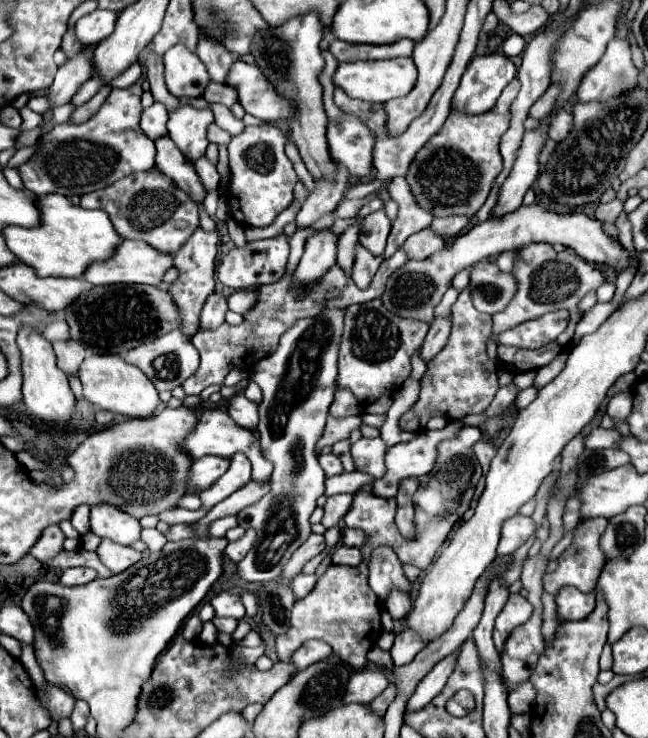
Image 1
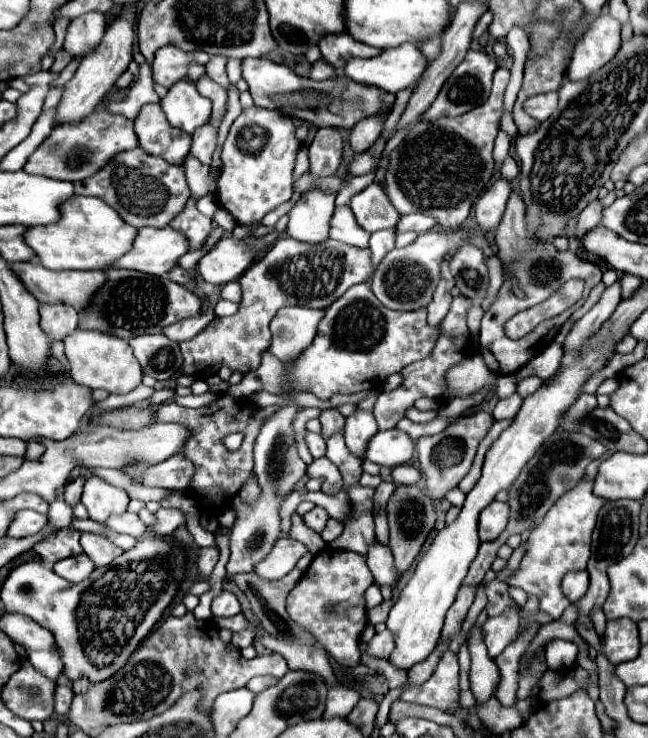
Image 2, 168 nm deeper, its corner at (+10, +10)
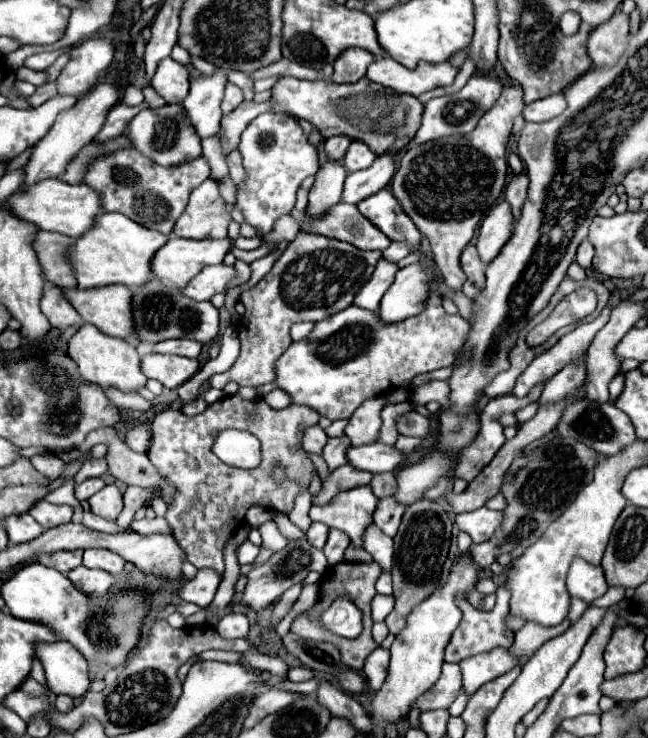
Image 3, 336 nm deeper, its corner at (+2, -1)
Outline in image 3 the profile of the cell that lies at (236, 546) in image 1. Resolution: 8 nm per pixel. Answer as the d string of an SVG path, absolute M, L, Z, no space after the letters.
M205 568L205 570L199 570L193 580L185 582L185 584L177 590L177 594L179 594L181 600L193 602L193 604L205 608L205 606L209 606L209 602L213 600L215 592L217 592L217 586L219 586L219 580L221 580L221 578L219 578L217 572Z

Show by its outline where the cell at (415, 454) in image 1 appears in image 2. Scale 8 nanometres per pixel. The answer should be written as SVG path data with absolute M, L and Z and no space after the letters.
M389 429L389 431L377 431L367 447L369 461L381 465L381 467L397 467L411 461L415 453L415 441L403 433L401 429Z

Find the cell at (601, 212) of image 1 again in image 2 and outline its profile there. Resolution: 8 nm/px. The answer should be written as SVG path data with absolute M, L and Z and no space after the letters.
M599 199L591 201L591 203L581 211L579 221L577 221L577 229L573 231L573 235L575 235L575 237L579 237L581 233L585 233L585 231L589 231L589 229L597 227L597 225L599 225L599 221L601 221L601 211L603 211L601 201L599 201Z

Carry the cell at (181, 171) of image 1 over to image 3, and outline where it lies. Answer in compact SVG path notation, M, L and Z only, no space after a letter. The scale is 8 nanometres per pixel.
M167 104L161 108L145 108L131 122L125 132L131 144L141 150L141 154L149 156L153 162L161 166L177 166L187 160L195 160L201 156L201 138L195 128L189 124L185 110L179 104Z

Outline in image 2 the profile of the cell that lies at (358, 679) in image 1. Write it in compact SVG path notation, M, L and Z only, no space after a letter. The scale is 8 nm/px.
M335 683L329 687L327 709L325 709L323 717L347 717L359 699L361 699L361 695L357 689L345 687L343 683Z

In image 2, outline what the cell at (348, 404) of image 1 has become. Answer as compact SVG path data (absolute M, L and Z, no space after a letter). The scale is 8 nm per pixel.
M325 409L321 415L319 415L319 421L321 421L321 427L323 427L323 437L327 439L329 435L337 433L339 429L343 429L345 425L345 417L339 413L339 409Z

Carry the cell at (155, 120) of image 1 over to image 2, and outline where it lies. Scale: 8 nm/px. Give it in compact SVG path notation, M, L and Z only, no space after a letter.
M143 63L139 67L139 77L131 83L131 87L121 89L113 97L109 97L107 109L127 119L135 119L141 107L147 103L159 103L159 95L155 93L155 81L151 77L151 67L149 63Z

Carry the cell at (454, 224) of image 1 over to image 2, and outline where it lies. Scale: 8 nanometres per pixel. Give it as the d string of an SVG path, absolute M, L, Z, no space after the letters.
M411 213L411 215L403 215L397 223L397 233L401 231L417 231L417 233L423 233L423 231L429 231L437 225L437 219L429 217L429 215L423 215L423 213Z

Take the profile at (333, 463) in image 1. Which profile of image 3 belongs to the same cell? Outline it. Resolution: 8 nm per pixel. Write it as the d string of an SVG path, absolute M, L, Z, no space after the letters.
M319 424L305 428L305 436L301 438L301 444L303 444L303 448L305 448L307 452L321 454L321 450L323 450L325 442L327 442L327 434L321 430L321 426L319 426Z

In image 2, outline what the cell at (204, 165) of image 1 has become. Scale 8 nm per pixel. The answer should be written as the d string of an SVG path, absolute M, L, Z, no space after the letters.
M207 123L193 133L189 155L199 159L203 165L211 165L211 155L215 151L215 143L217 143L217 129Z

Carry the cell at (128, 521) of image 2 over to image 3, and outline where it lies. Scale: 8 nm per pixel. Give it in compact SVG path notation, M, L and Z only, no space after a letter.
M91 510L83 512L83 524L85 524L87 528L91 528L91 530L99 530L99 532L111 532L111 534L115 534L115 532L123 532L115 522L105 520L105 518L101 518L101 516L95 516Z

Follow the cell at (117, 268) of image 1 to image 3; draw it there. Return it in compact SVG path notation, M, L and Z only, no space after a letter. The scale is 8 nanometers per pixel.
M169 236L169 242L153 256L153 274L185 288L205 266L221 264L231 250L231 240L187 240Z

